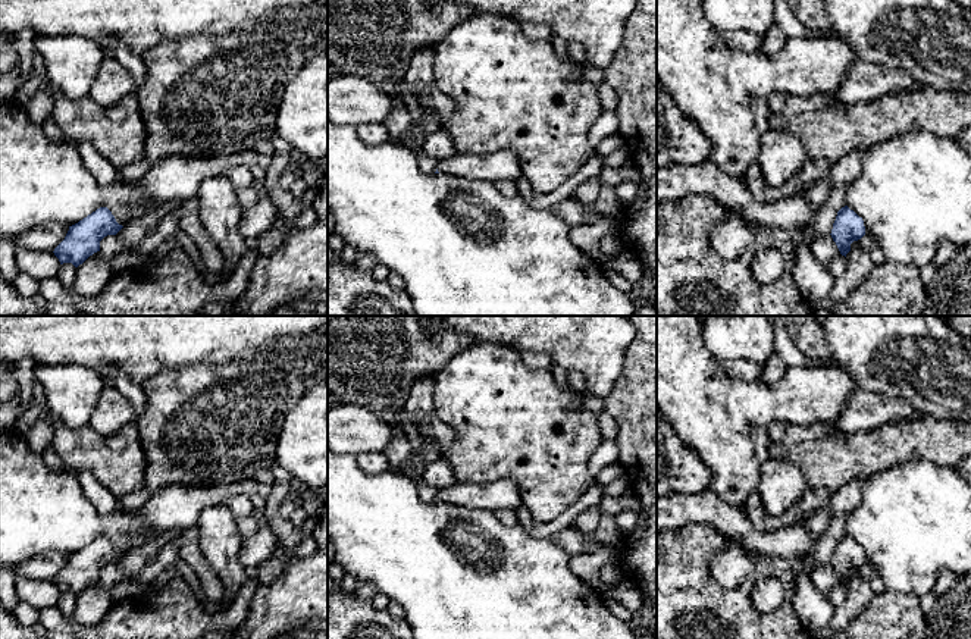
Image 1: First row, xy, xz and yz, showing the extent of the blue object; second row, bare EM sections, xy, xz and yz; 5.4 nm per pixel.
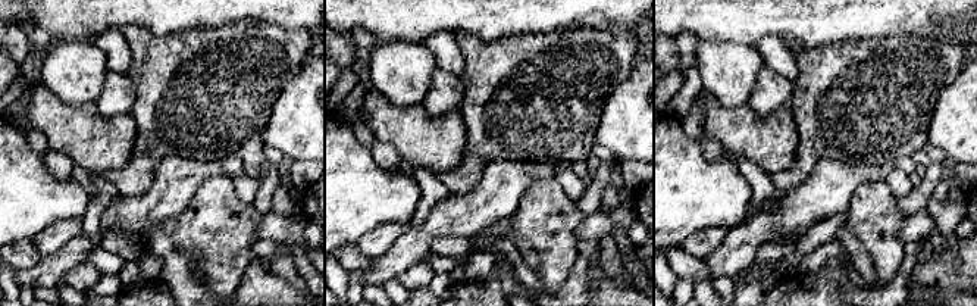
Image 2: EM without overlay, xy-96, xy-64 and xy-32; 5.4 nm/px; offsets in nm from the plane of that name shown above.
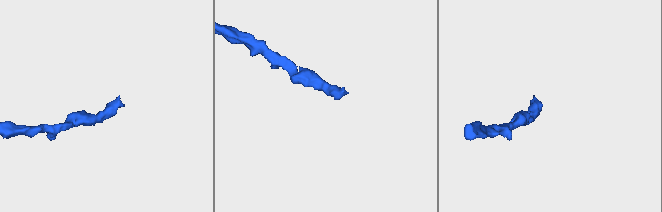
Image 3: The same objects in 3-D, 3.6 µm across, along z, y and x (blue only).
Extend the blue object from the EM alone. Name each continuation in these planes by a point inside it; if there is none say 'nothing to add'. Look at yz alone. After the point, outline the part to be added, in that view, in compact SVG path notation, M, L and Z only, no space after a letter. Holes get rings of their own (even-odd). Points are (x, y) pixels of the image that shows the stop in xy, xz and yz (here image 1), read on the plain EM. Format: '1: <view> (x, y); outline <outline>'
nothing to add

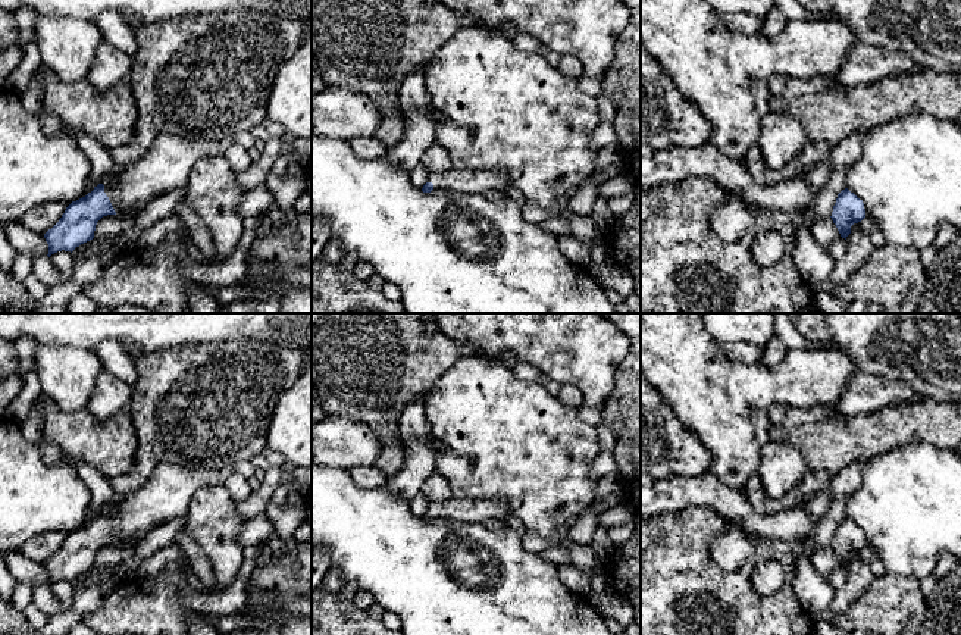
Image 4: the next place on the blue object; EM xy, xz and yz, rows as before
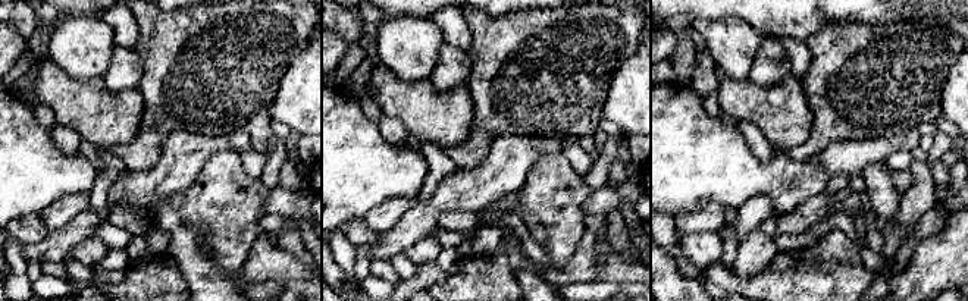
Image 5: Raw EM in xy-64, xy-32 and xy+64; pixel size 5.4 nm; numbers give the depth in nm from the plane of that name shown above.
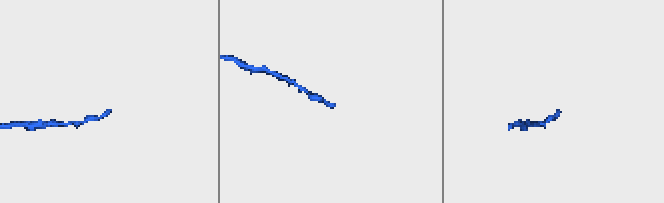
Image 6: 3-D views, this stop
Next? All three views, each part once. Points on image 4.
1: xy (166, 494); outline M160 464L135 494L104 514L104 522L116 544L141 539L165 522L187 514L200 488L223 484L228 476L228 469Z

